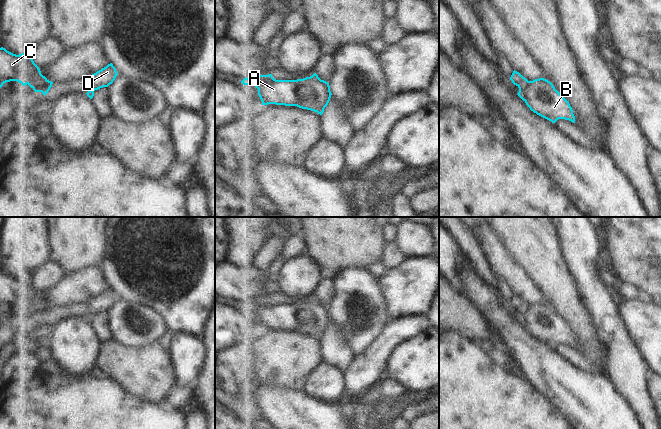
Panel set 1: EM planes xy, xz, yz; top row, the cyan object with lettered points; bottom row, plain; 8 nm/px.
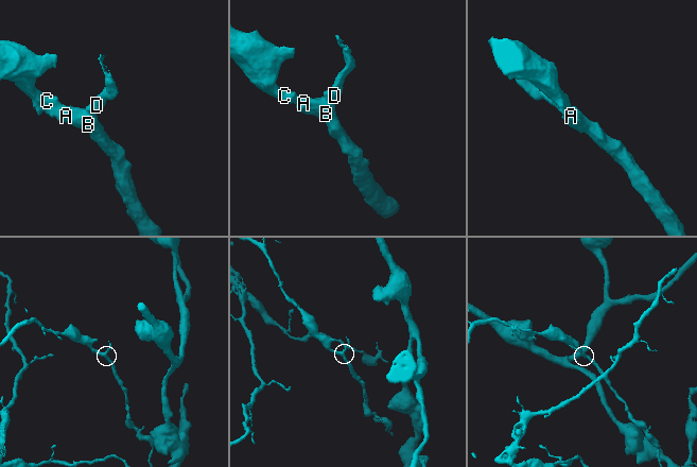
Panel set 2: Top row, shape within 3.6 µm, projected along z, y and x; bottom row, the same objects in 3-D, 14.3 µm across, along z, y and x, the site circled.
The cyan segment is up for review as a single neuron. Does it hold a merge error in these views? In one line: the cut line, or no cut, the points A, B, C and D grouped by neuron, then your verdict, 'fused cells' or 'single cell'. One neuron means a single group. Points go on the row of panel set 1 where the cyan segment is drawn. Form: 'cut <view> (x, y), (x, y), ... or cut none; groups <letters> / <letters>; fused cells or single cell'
cut yz (529, 81), (527, 86), (519, 91); groups A B C / D; fused cells

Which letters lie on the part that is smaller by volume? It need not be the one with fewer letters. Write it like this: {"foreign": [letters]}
{"foreign": ["D"]}

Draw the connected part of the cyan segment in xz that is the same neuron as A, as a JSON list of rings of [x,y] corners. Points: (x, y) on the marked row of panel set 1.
[[[316,73],[310,77],[297,80],[276,80],[272,74],[259,75],[254,78],[244,78],[241,83],[244,85],[254,85],[258,89],[258,95],[262,101],[262,105],[297,106],[317,112],[320,115],[323,114],[332,95],[329,83],[321,80]]]

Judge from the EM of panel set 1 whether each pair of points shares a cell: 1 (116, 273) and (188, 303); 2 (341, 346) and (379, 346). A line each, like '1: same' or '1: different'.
1: same
2: different

